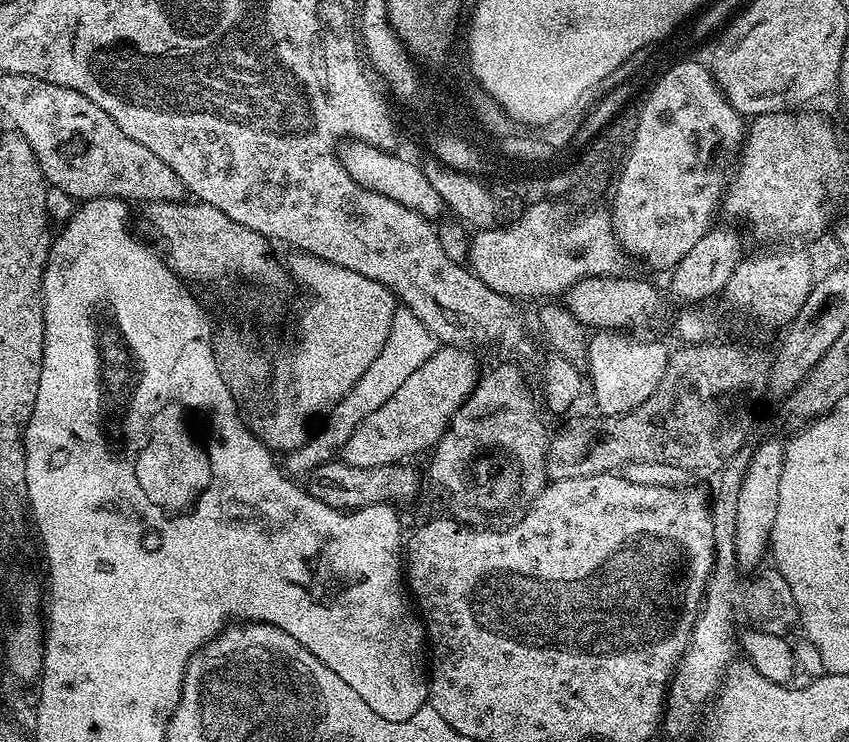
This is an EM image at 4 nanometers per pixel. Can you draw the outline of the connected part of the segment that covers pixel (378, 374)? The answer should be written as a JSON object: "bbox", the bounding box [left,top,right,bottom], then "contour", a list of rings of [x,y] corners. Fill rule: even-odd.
{"bbox":[287,307,438,474],"contour":[[[397,307],[394,322],[390,322],[390,334],[386,338],[386,346],[382,346],[378,358],[374,358],[374,362],[370,362],[370,370],[366,370],[366,374],[362,374],[362,378],[358,378],[355,386],[337,404],[333,404],[331,408],[327,409],[326,415],[323,417],[323,419],[325,418],[324,429],[317,436],[316,433],[309,435],[303,446],[287,453],[287,471],[307,474],[323,464],[329,463],[344,447],[350,434],[354,434],[360,421],[368,413],[378,410],[378,406],[382,406],[382,402],[386,402],[386,398],[390,398],[399,390],[402,382],[406,382],[406,378],[410,378],[410,374],[414,374],[414,370],[418,370],[418,366],[422,366],[422,362],[426,362],[436,353],[437,347],[438,341],[434,338],[434,334],[430,334],[430,330],[426,330],[426,326],[422,326],[422,322],[418,322],[416,315],[409,308]]]}

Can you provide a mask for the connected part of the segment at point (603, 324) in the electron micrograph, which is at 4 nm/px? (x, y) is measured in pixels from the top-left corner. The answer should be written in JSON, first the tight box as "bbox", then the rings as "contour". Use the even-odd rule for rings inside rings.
{"bbox":[563,275,660,330],"contour":[[[629,275],[623,276],[595,276],[578,282],[568,289],[563,297],[563,307],[589,330],[595,328],[626,328],[630,324],[644,324],[652,320],[660,312],[660,292],[648,280],[630,280]]]}

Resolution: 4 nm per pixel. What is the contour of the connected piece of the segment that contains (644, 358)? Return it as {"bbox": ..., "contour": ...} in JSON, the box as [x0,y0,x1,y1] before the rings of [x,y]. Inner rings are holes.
{"bbox":[586,340,668,416],"contour":[[[616,340],[607,348],[606,345],[595,345],[594,352],[600,357],[589,359],[586,365],[590,377],[590,392],[596,399],[595,411],[602,416],[621,416],[633,412],[654,390],[658,390],[658,382],[662,382],[662,374],[668,365],[667,347],[660,344],[647,344],[644,340]]]}

